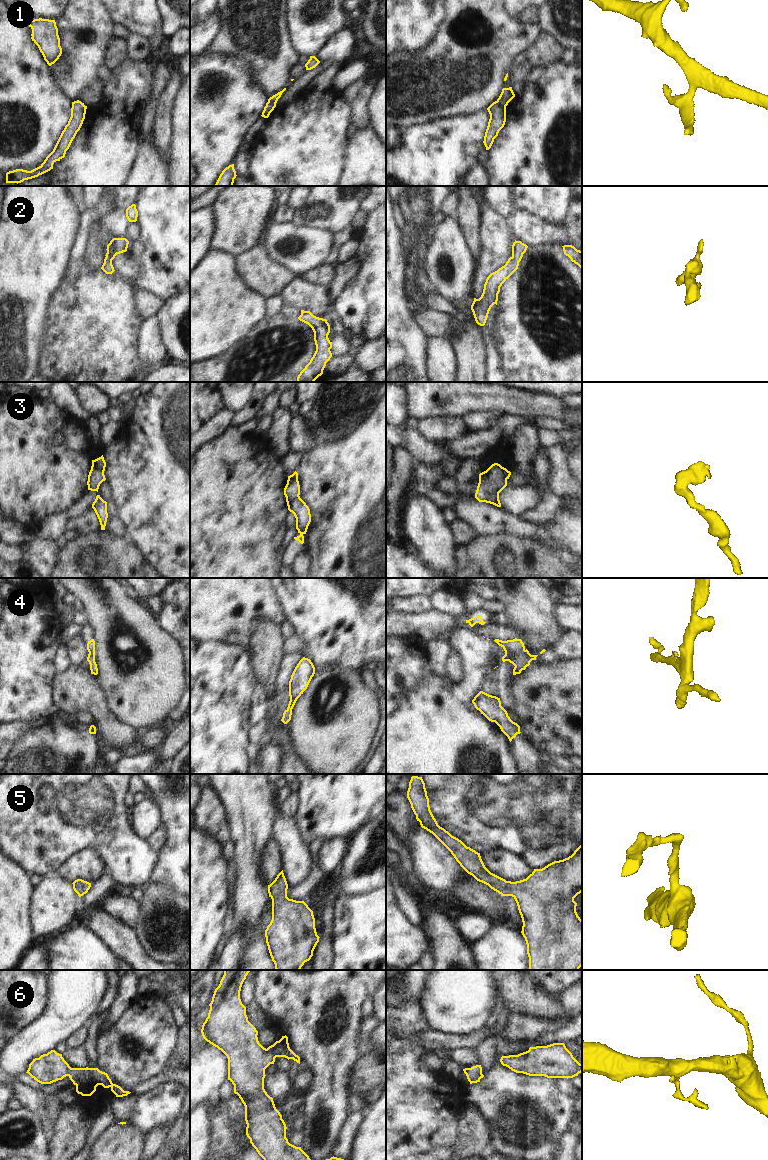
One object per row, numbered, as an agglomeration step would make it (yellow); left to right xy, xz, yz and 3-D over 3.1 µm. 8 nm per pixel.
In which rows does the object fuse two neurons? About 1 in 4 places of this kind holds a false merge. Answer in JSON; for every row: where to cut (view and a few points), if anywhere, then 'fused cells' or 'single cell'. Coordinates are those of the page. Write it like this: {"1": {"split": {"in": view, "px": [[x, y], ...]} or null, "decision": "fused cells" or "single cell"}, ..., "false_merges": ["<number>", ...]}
{"1": {"split": null, "decision": "single cell"}, "2": {"split": null, "decision": "single cell"}, "3": {"split": null, "decision": "single cell"}, "4": {"split": null, "decision": "single cell"}, "5": {"split": null, "decision": "single cell"}, "6": {"split": null, "decision": "single cell"}, "false_merges": []}

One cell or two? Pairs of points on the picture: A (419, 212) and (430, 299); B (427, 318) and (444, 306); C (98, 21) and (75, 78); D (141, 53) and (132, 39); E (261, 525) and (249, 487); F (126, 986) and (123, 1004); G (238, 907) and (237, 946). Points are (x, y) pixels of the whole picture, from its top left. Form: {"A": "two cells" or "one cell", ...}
{"A": "two cells", "B": "two cells", "C": "one cell", "D": "one cell", "E": "one cell", "F": "one cell", "G": "two cells"}

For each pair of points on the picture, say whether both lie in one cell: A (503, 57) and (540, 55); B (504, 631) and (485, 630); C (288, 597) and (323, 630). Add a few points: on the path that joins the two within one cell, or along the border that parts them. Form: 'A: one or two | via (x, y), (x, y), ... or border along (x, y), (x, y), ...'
A: two | border along (540, 35), (523, 52)
B: one | via (499, 631), (490, 630)
C: one | via (297, 604), (314, 621)

